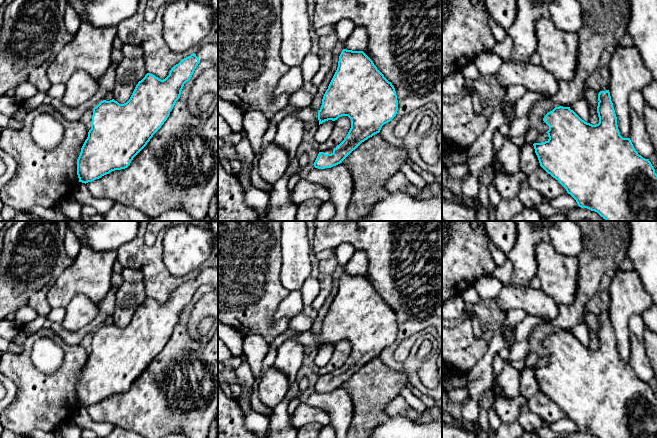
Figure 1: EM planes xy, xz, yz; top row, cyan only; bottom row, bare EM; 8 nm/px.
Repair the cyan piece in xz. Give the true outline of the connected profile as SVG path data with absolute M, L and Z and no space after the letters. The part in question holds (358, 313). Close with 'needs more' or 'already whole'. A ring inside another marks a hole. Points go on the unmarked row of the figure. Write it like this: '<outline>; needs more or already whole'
M343 273L337 294L326 314L321 332L318 334L319 349L325 345L335 345L348 340L351 352L344 364L334 372L319 376L314 391L318 393L336 390L362 366L380 356L382 350L397 338L398 324L394 310L377 293L373 285L363 275Z; needs more

